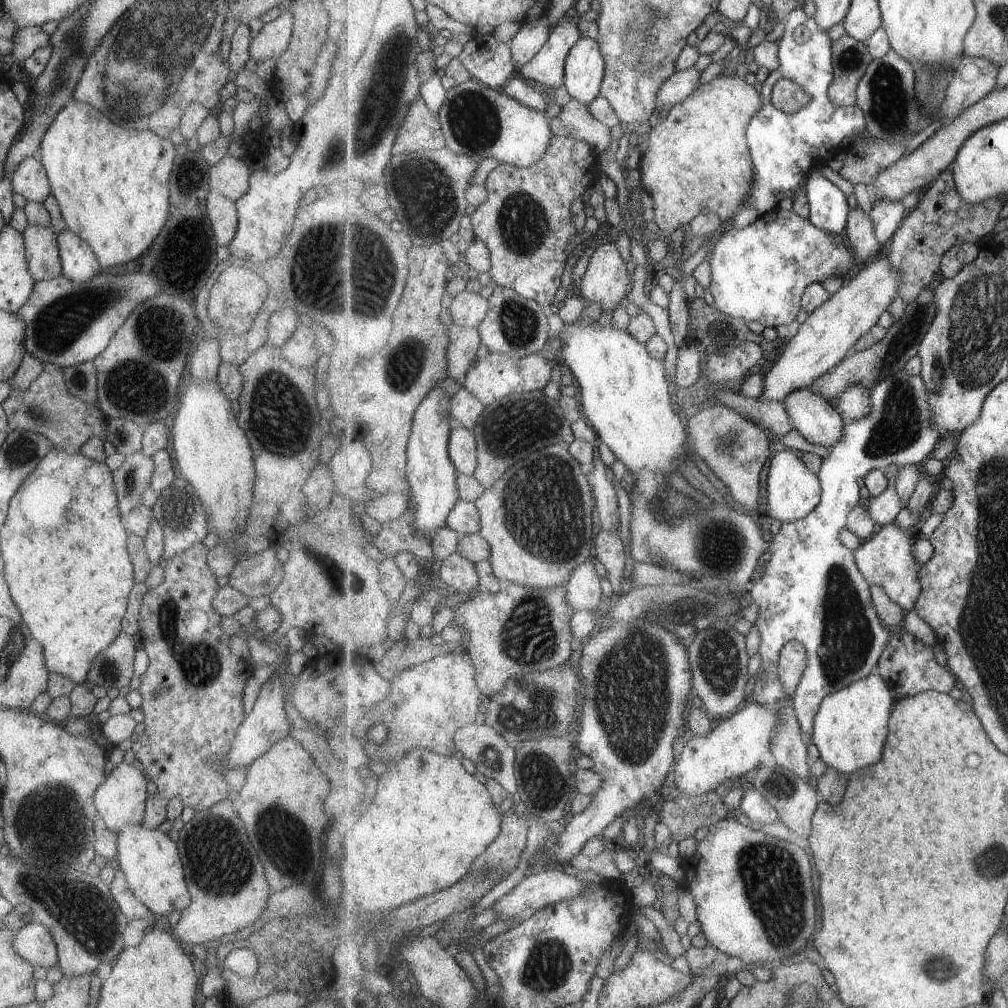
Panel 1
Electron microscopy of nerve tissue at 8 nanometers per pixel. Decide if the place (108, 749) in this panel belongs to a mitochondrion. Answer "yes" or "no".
no

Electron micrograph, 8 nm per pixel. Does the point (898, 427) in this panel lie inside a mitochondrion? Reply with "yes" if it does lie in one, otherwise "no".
yes

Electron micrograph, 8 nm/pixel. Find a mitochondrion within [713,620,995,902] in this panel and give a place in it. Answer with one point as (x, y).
(780, 785)

